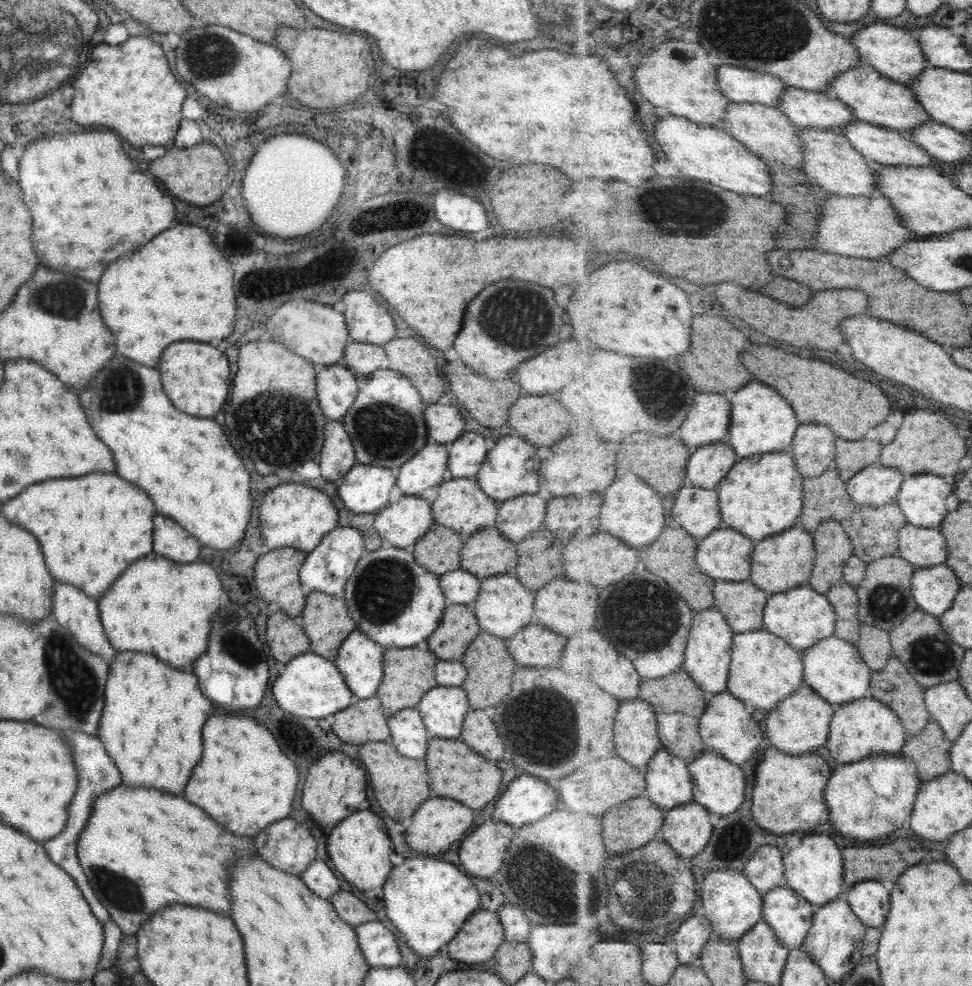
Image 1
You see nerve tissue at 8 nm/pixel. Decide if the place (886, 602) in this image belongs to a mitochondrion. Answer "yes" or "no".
yes

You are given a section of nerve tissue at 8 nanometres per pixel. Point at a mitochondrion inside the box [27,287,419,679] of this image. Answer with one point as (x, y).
(269, 414)

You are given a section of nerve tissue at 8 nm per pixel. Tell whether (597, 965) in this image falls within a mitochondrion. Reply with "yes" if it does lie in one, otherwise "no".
no

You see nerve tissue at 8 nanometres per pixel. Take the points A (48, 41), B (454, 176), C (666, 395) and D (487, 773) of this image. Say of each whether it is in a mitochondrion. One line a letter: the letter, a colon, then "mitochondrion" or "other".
A: mitochondrion
B: other
C: mitochondrion
D: other

